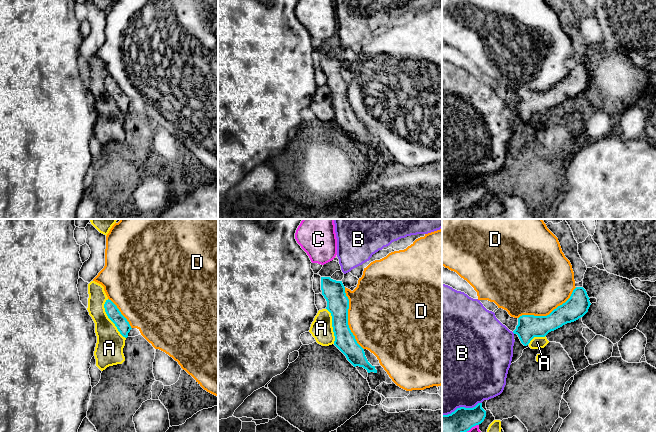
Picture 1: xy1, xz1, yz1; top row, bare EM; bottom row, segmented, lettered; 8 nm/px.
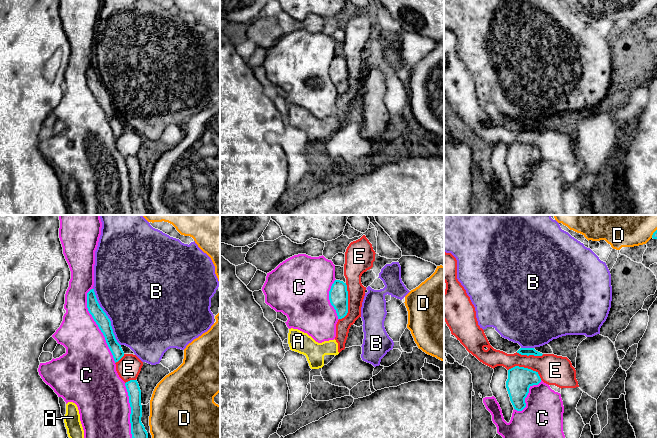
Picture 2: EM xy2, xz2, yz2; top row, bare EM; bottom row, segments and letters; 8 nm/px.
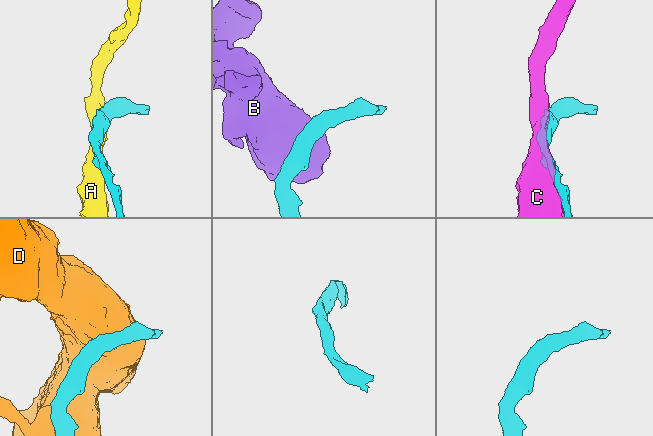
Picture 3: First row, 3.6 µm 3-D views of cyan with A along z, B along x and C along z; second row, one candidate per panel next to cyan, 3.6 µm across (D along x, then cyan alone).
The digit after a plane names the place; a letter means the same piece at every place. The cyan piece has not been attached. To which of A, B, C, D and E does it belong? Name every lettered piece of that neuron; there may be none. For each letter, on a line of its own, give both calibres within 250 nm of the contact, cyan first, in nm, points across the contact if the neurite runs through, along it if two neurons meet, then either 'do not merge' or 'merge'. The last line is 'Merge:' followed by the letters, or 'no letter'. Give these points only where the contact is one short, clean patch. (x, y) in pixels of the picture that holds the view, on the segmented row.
A: calibres 110 and 220 nm; merge
B: calibres 110 and 480 nm; do not merge
C: calibres 110 and 360 nm; do not merge
D: calibres 180 and 500 nm; do not merge
E: calibres 160 and 140 nm; border xz2 (345, 283), (347, 313), (339, 319); do not merge
Merge: A

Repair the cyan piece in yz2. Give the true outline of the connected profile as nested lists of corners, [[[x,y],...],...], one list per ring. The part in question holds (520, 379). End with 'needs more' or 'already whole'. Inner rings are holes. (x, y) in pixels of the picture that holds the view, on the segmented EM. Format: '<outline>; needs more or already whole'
[[[515,366],[508,370],[506,388],[515,410],[522,411],[526,407],[525,398],[529,393],[529,388],[540,382],[538,372],[531,369]]]; already whole

